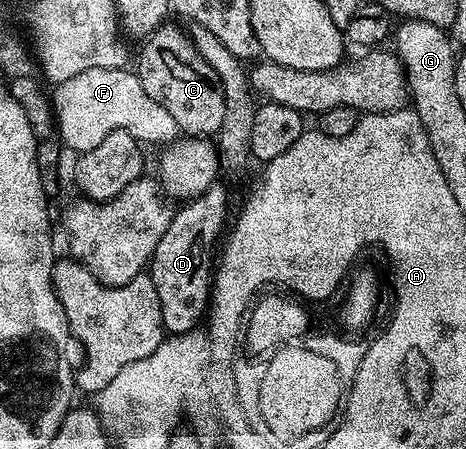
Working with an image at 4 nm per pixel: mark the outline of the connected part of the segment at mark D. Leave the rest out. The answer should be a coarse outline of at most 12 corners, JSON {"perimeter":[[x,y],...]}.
{"perimeter":[[227,188],[172,215],[149,265],[164,329],[196,331],[208,309]]}

